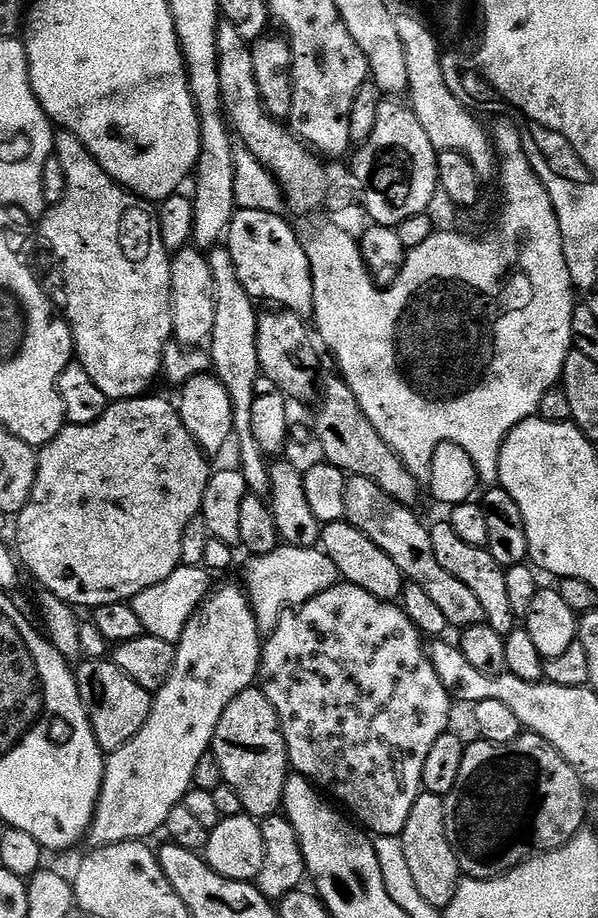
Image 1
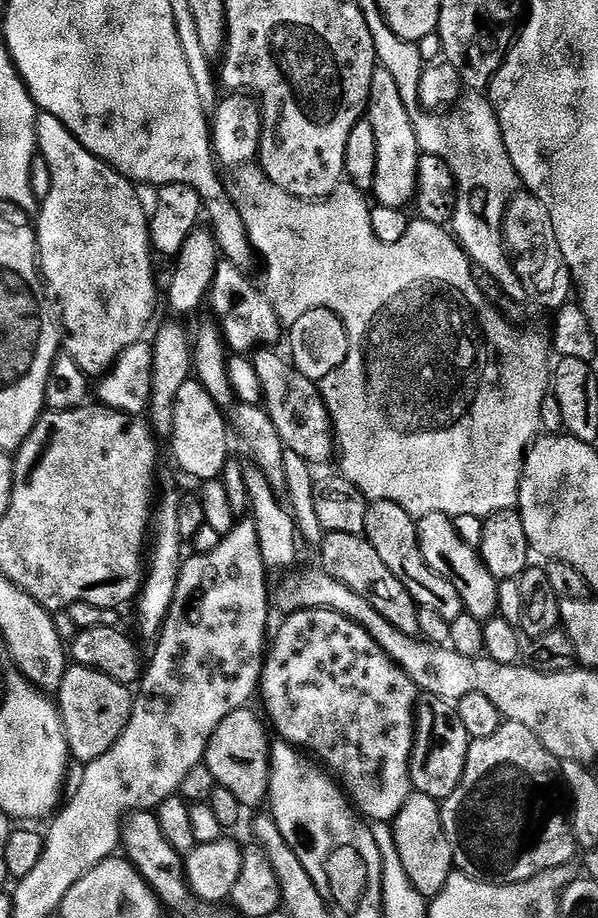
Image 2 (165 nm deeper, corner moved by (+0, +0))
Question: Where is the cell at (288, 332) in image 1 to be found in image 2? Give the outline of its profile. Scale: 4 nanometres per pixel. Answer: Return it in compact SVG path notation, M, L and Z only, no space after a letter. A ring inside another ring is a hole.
M227 259L217 266L215 280L210 291L210 303L218 319L225 345L237 355L247 355L257 346L274 344L282 331L276 308L271 297L264 293L246 276L243 269Z

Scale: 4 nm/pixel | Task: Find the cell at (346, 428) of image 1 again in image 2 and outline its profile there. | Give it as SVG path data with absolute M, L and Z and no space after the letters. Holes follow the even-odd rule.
M259 347L252 356L252 361L255 366L256 374L261 380L261 390L263 397L263 407L271 416L276 430L282 430L284 437L281 439L287 449L298 452L306 461L318 466L318 464L328 463L332 456L336 454L336 439L333 429L333 422L330 417L328 408L322 397L321 389L317 383L312 382L306 376L302 376L298 372L291 361L283 358L274 351L273 347Z

